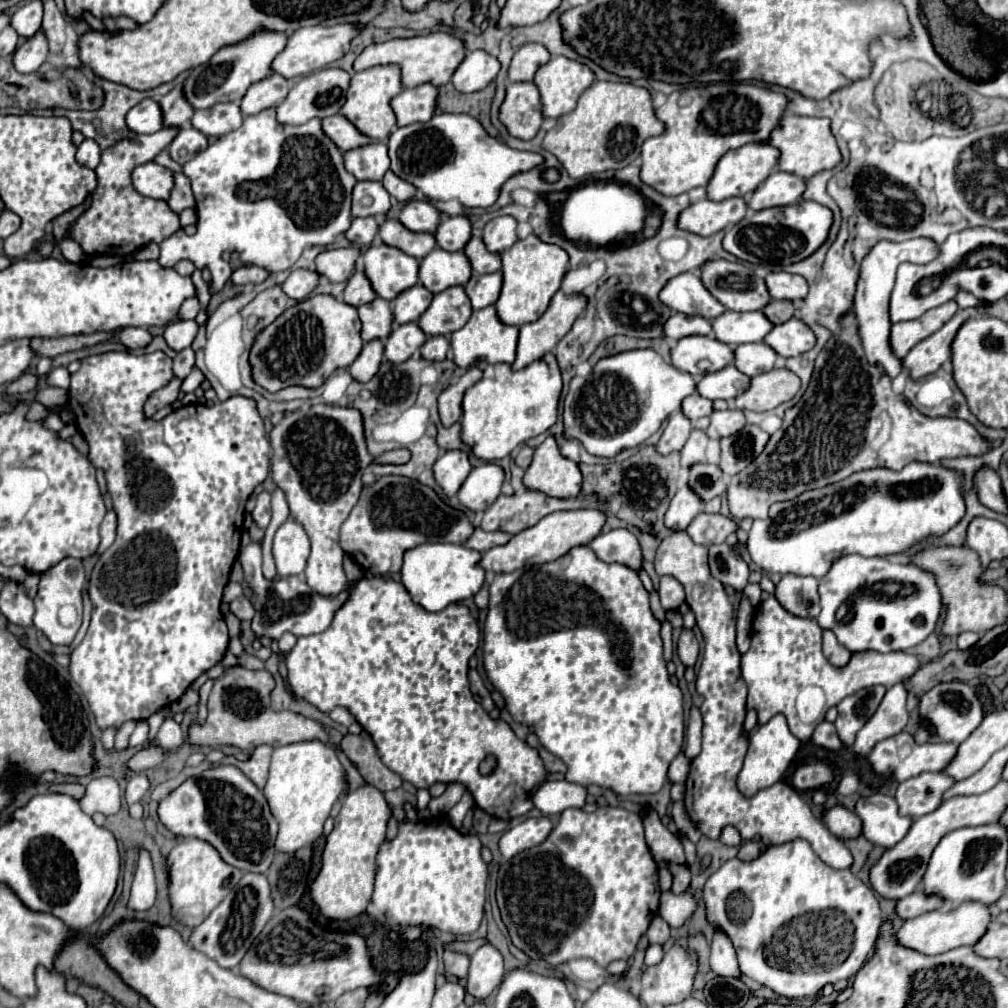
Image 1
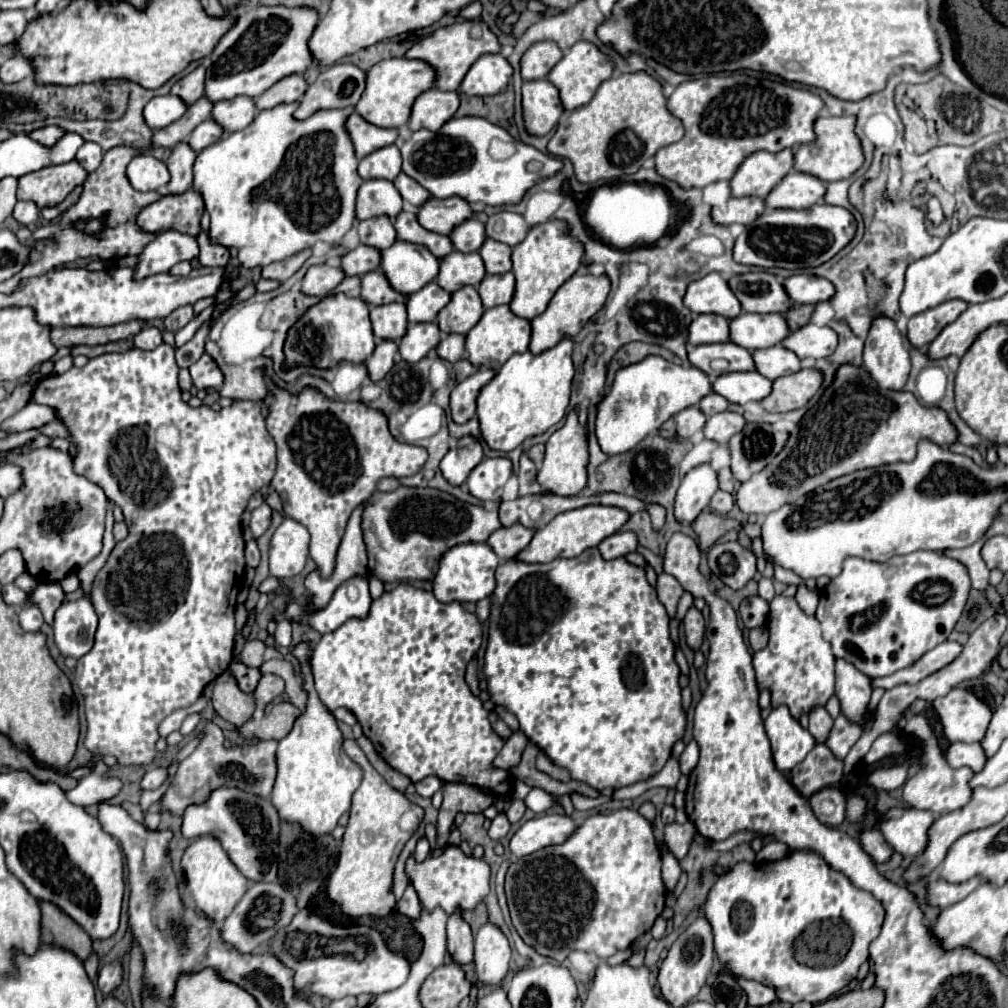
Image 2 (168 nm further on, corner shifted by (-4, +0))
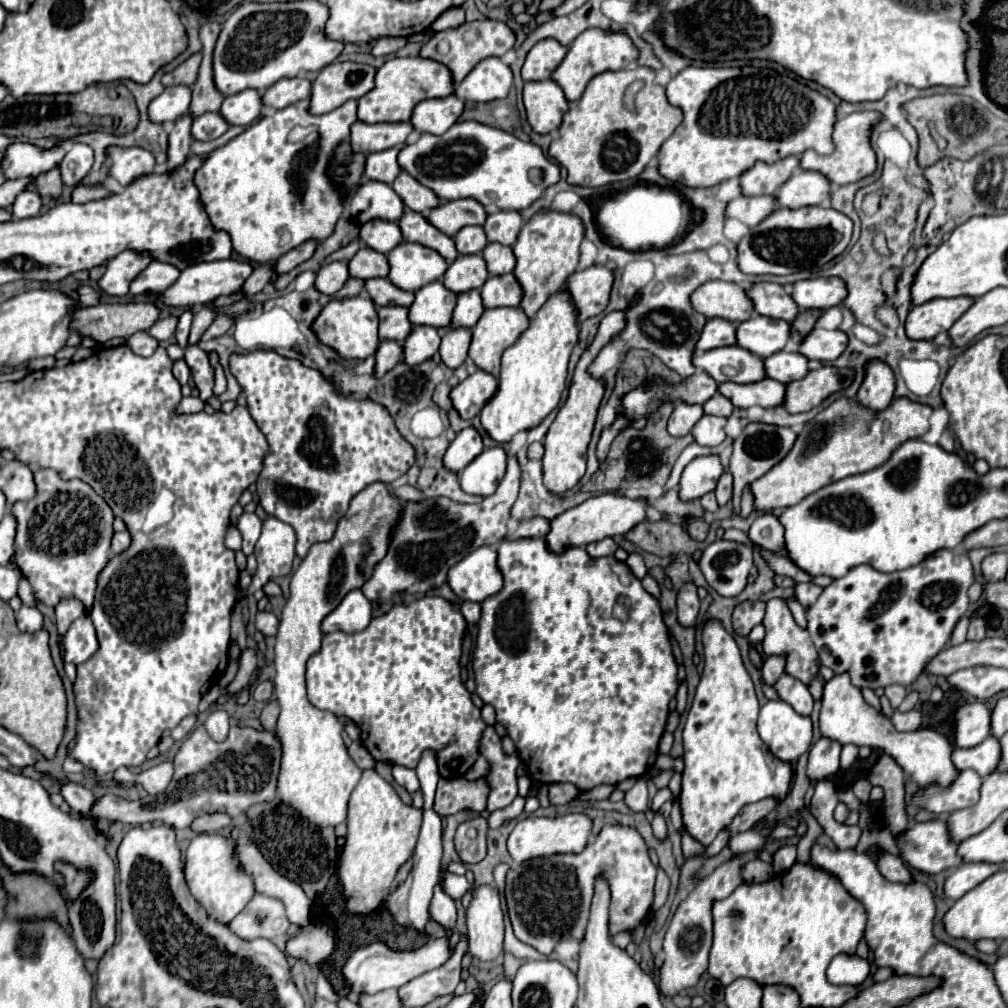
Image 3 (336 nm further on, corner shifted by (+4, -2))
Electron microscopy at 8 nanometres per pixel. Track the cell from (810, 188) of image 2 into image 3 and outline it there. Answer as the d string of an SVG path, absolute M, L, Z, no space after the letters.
M797 170L777 192L777 202L785 208L803 208L823 204L831 196L829 180L819 172Z

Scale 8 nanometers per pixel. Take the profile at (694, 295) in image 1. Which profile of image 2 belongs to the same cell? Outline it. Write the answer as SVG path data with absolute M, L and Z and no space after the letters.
M707 274L691 282L683 296L683 304L695 314L719 314L729 320L741 312L739 300L719 274Z

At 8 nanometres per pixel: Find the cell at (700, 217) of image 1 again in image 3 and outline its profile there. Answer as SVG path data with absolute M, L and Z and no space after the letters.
M741 196L727 206L727 218L737 218L747 226L763 222L777 208L775 196Z

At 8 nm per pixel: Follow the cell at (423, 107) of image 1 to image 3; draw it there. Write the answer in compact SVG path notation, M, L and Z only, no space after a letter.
M455 94L447 98L435 98L435 100L423 100L415 106L411 124L419 132L429 134L443 134L451 124L455 124L465 108L465 102L459 100Z

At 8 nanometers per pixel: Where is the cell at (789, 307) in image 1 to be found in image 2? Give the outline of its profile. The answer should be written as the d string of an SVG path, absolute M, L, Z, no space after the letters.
M793 304L791 310L787 310L785 314L785 320L789 324L789 330L797 330L801 326L805 326L811 318L811 312L813 312L813 304Z

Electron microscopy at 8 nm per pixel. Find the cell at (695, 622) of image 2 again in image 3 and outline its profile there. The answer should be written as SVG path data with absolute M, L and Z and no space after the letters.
M689 580L683 584L677 592L677 618L681 626L693 626L699 612L699 598L697 598L697 586Z

